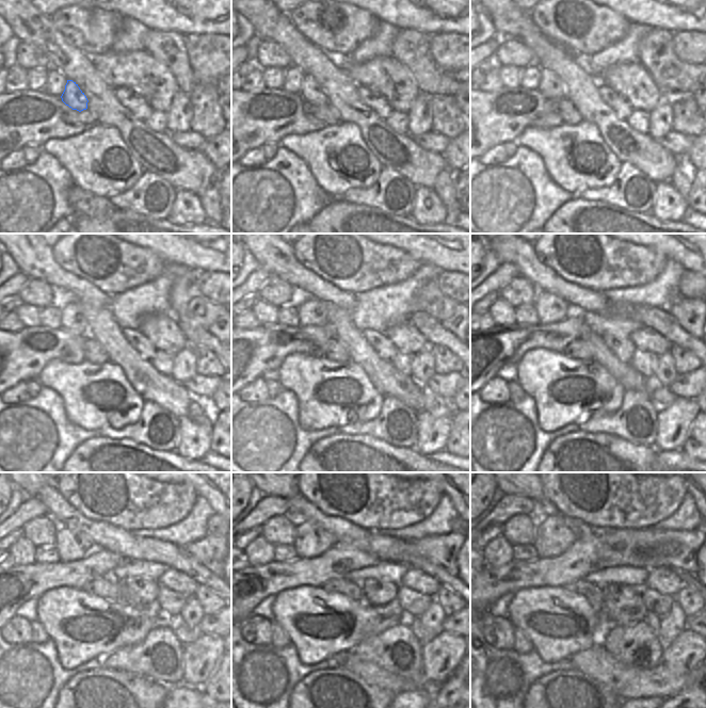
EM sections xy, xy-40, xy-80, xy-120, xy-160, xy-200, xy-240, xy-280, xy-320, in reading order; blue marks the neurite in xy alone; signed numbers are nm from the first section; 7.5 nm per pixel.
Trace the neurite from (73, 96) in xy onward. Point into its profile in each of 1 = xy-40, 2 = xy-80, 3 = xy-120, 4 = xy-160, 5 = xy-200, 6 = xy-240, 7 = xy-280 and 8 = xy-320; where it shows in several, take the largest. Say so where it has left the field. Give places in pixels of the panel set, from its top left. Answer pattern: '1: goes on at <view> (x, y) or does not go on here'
1: goes on at xy-40 (310, 91)
2: goes on at xy-80 (550, 86)
3: goes on at xy-120 (73, 320)
4: goes on at xy-160 (310, 310)
5: goes on at xy-200 (550, 308)
6: goes on at xy-240 (70, 545)
7: goes on at xy-280 (311, 541)
8: goes on at xy-320 (554, 535)

